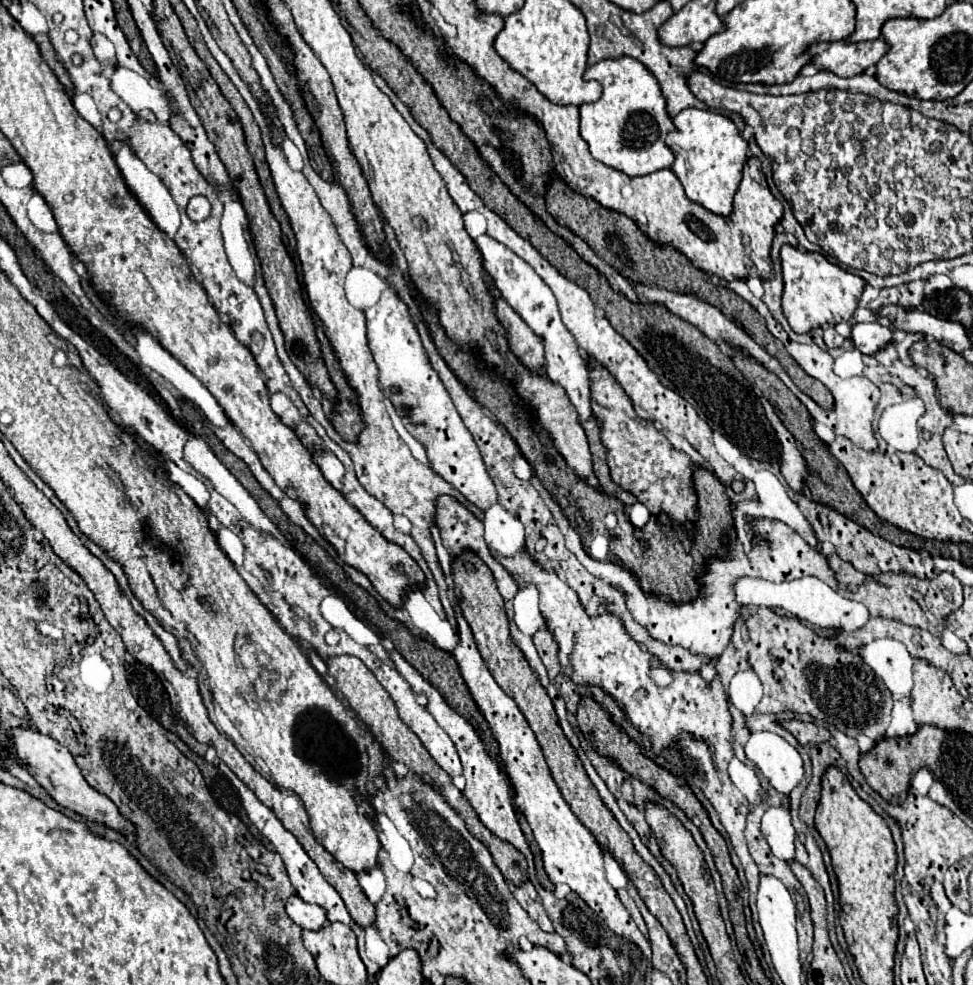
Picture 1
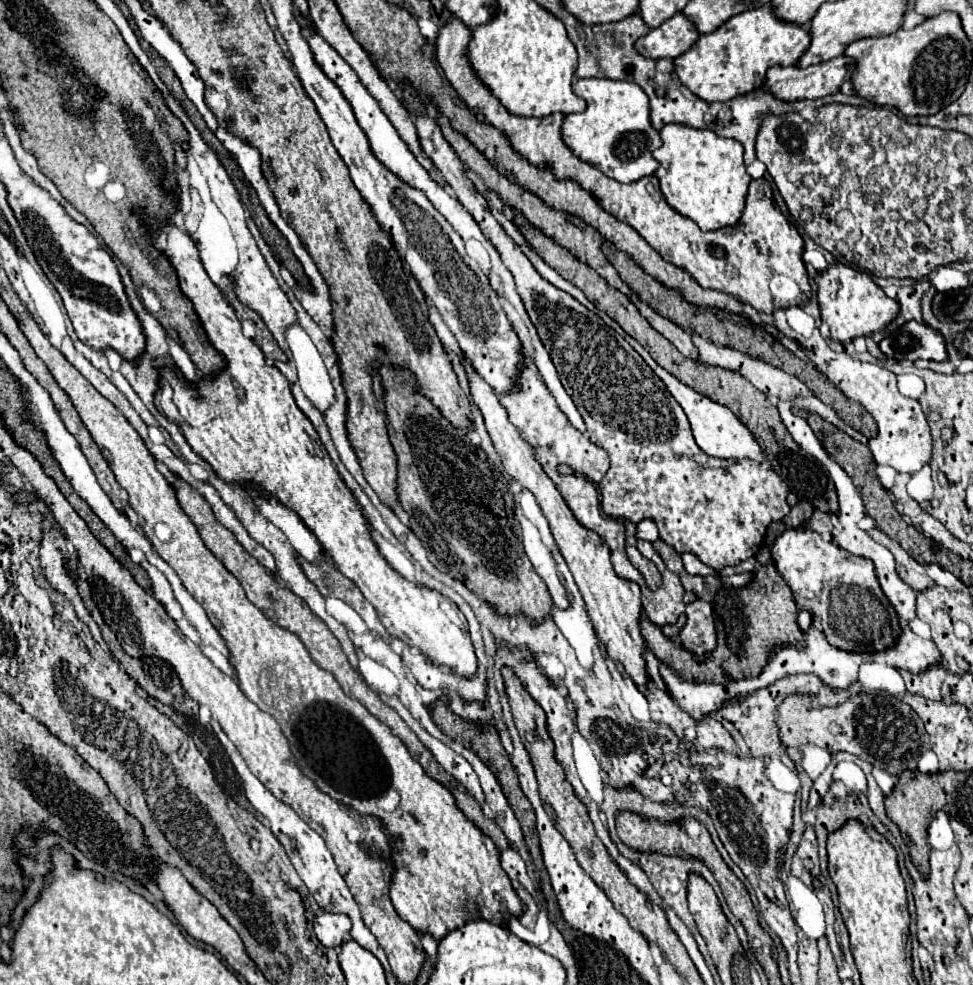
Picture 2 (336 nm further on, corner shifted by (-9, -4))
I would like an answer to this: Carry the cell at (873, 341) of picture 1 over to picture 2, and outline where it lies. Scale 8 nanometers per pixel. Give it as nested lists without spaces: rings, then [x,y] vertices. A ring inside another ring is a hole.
[[[913,322],[911,324],[903,324],[903,328],[897,328],[895,332],[891,332],[889,336],[885,336],[879,342],[881,352],[887,358],[893,360],[917,360],[917,358],[925,358],[925,360],[945,360],[947,352],[945,352],[945,342],[943,336],[929,328],[927,324],[919,324]]]

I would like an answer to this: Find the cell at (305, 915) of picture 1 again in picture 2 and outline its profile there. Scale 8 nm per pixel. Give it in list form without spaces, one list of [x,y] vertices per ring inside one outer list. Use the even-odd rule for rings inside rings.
[[[319,910],[313,918],[313,928],[317,934],[317,940],[327,946],[327,948],[337,948],[345,940],[349,940],[349,930],[351,930],[351,920],[343,914],[333,914]]]

